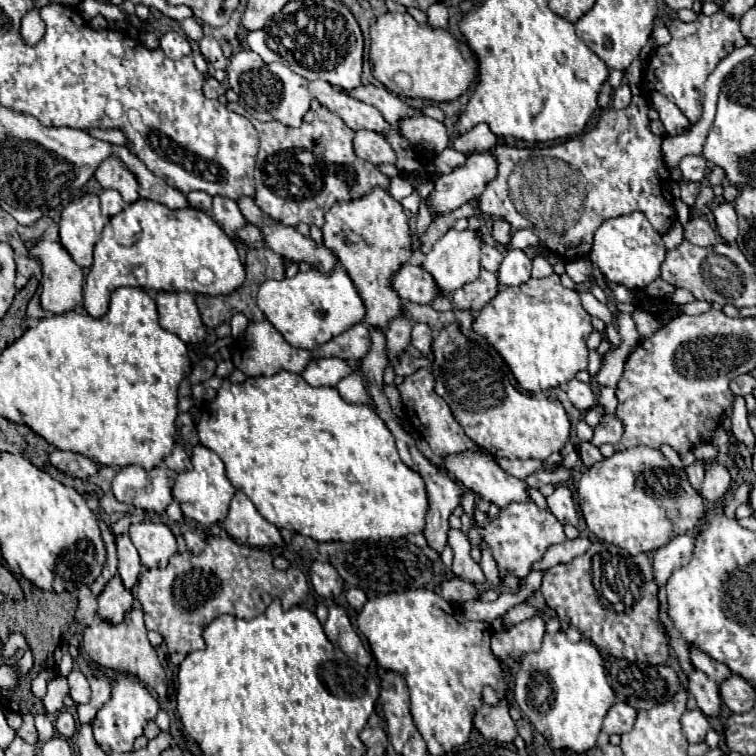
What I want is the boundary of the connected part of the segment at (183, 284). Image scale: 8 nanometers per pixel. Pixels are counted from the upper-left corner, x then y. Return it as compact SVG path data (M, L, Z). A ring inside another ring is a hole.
M137 199L105 225L95 245L95 261L85 279L83 305L87 303L89 315L101 317L109 307L111 291L117 287L223 295L235 291L243 281L245 271L235 243L209 213L169 209L157 201Z

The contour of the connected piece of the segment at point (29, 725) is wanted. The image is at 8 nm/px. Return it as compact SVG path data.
M25 713L23 715L23 725L21 725L21 729L17 733L27 743L35 743L37 741L37 729L35 729L35 723L33 723L33 713Z

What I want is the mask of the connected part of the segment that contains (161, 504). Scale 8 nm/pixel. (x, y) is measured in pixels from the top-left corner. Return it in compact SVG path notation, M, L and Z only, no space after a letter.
M165 463L153 467L153 469L141 469L141 467L133 467L133 465L127 465L123 467L117 477L113 479L113 493L119 501L123 503L133 503L135 507L147 511L147 513L163 513L165 507L171 503L173 495L171 495L171 489L173 489L173 483L175 483L175 477L177 473L171 471L169 467L165 467Z

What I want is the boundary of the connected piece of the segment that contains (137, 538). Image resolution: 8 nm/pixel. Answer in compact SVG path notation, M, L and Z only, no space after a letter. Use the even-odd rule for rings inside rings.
M145 521L131 525L129 537L139 551L145 567L165 567L169 557L177 553L177 541L171 529L161 521Z

